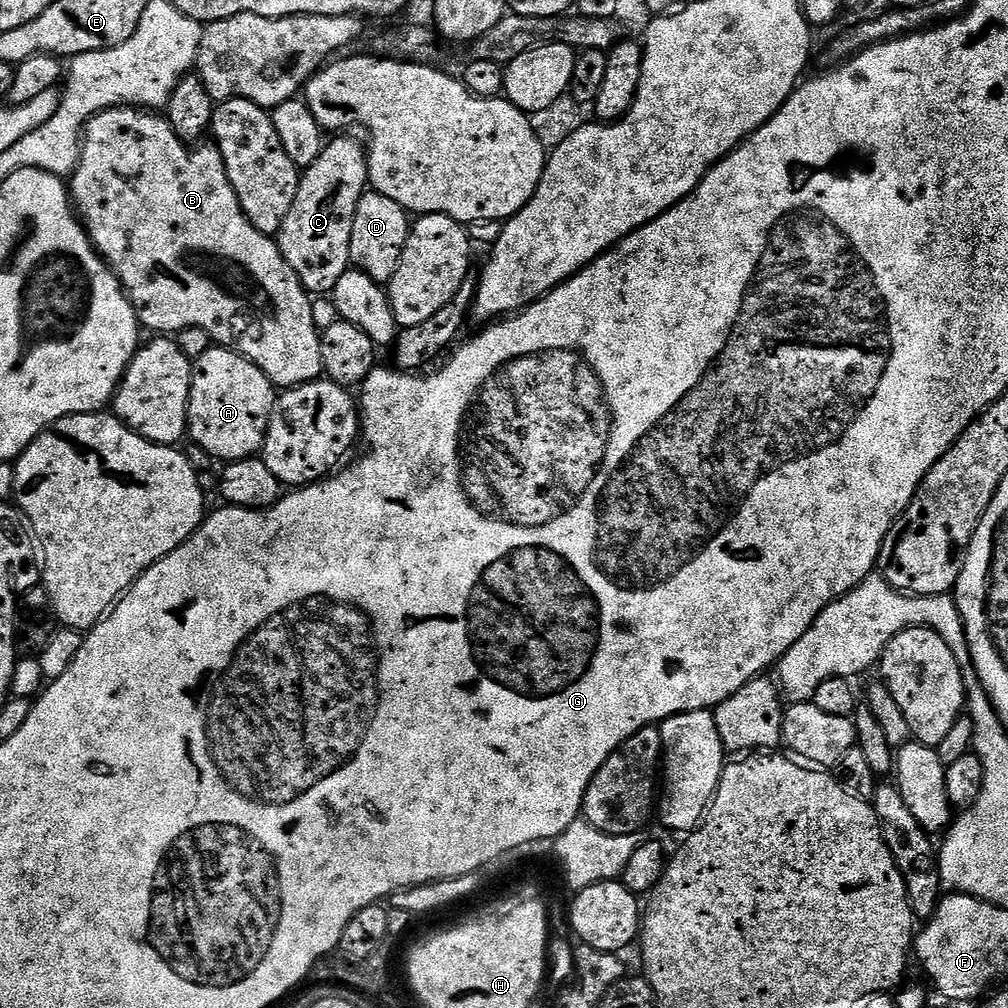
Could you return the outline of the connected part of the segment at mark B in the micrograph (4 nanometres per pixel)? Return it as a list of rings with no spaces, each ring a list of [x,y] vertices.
[[[127,106],[107,108],[105,112],[91,116],[84,125],[80,163],[76,165],[76,171],[70,177],[70,195],[74,201],[75,211],[82,217],[97,252],[108,261],[112,273],[119,278],[129,302],[136,308],[136,317],[147,331],[149,328],[152,334],[175,334],[184,328],[198,326],[198,330],[206,330],[206,334],[210,334],[217,345],[231,348],[250,362],[254,362],[254,366],[261,368],[266,378],[280,390],[296,388],[299,384],[308,384],[324,376],[321,331],[314,324],[311,309],[313,297],[302,286],[298,274],[294,274],[290,262],[286,262],[286,258],[280,252],[279,243],[273,237],[262,234],[246,218],[238,202],[238,194],[234,194],[234,186],[230,186],[226,162],[222,162],[219,148],[208,142],[199,146],[184,144],[182,138],[174,134],[172,121],[155,111]]]

